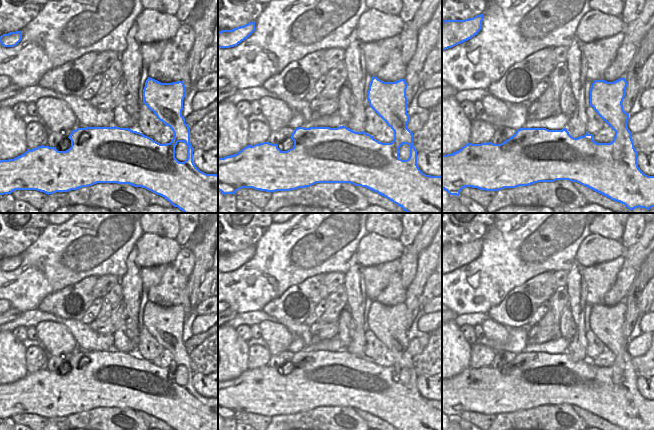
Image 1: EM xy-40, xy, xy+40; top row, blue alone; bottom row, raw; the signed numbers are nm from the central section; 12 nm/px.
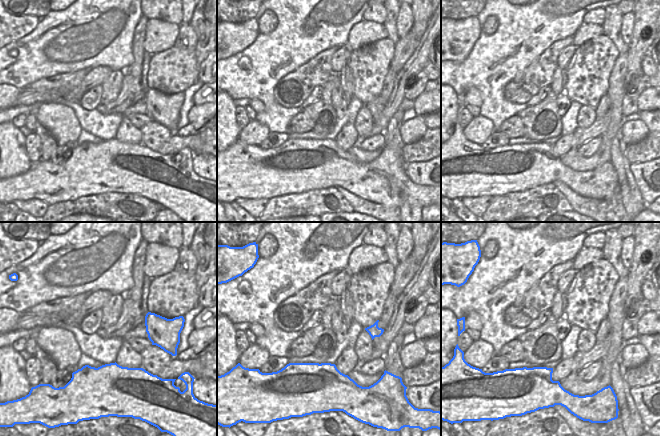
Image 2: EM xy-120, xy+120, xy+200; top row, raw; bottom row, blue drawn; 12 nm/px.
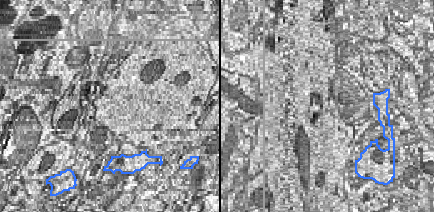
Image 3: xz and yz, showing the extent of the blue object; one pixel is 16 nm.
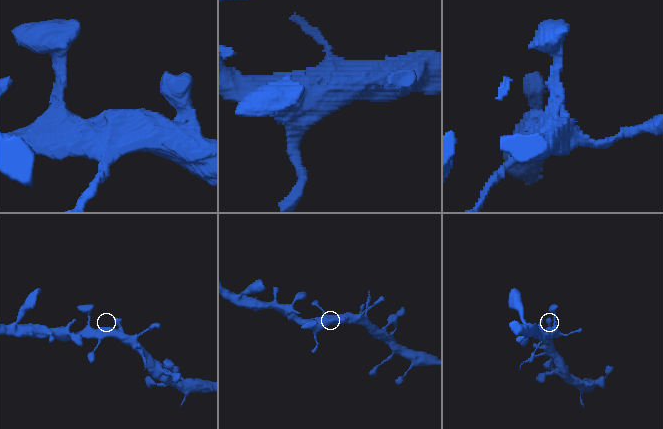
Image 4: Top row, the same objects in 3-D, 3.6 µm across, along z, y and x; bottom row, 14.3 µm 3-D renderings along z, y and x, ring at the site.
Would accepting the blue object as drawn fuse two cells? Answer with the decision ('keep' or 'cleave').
keep

